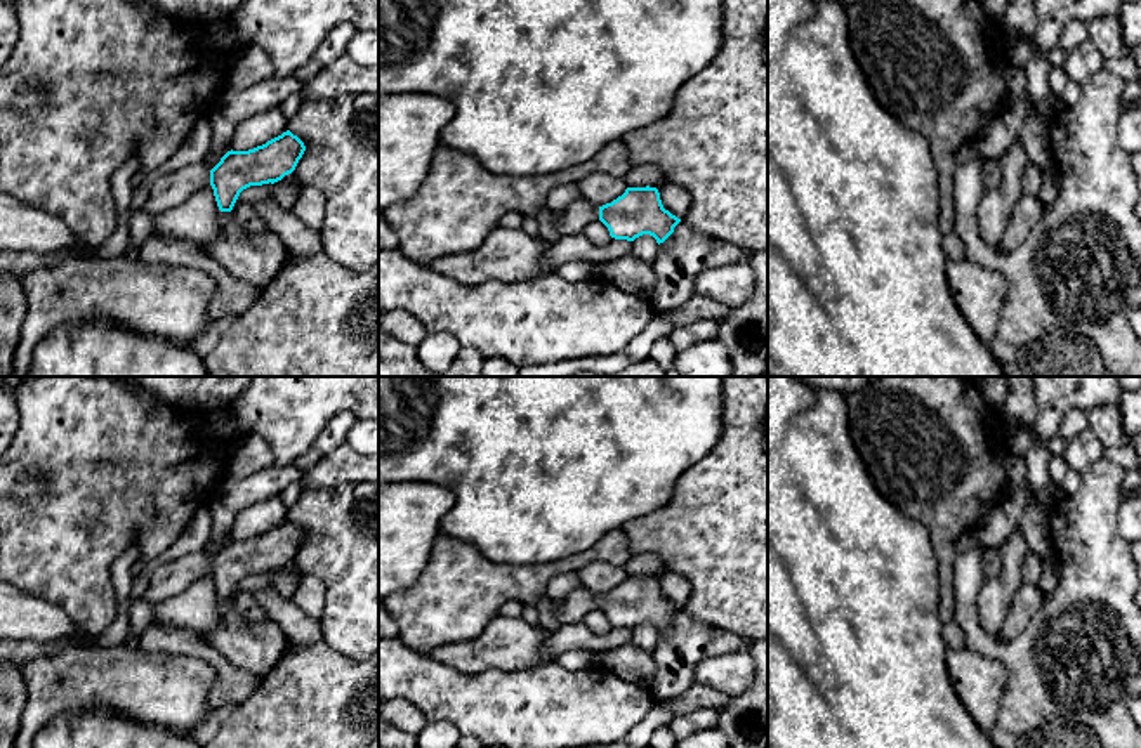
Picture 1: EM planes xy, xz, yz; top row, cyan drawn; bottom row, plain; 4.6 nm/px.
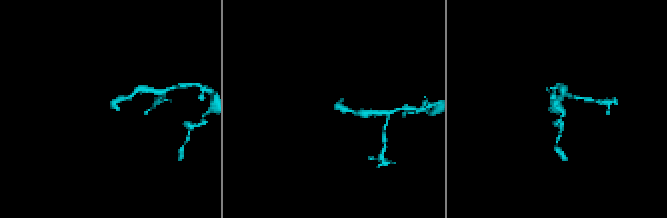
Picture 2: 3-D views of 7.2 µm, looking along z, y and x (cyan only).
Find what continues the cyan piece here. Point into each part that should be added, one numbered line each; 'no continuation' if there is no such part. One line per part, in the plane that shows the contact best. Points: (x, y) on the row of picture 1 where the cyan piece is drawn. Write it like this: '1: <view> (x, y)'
1: xy (172, 190)

